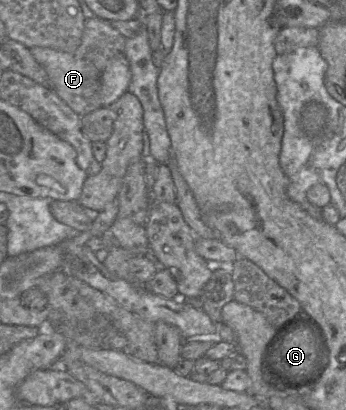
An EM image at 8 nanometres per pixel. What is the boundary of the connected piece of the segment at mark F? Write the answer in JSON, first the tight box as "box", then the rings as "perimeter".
{"box":[30,16,126,117],"perimeter":[[[95,16],[86,19],[81,44],[74,52],[62,52],[46,47],[33,47],[30,51],[45,69],[48,86],[82,117],[103,107],[101,77],[110,60],[124,54],[125,41],[126,38],[110,22]]]}

